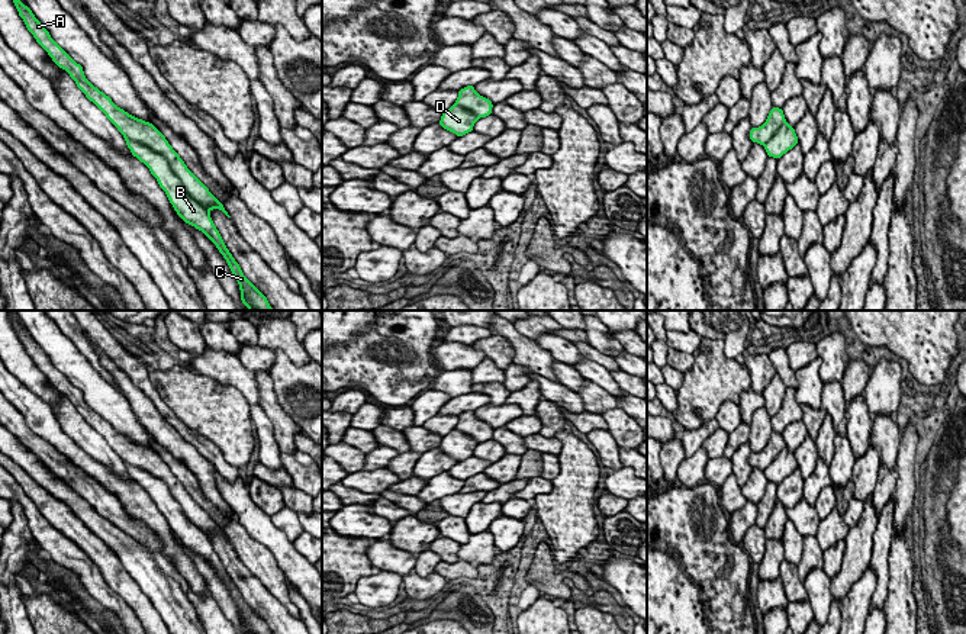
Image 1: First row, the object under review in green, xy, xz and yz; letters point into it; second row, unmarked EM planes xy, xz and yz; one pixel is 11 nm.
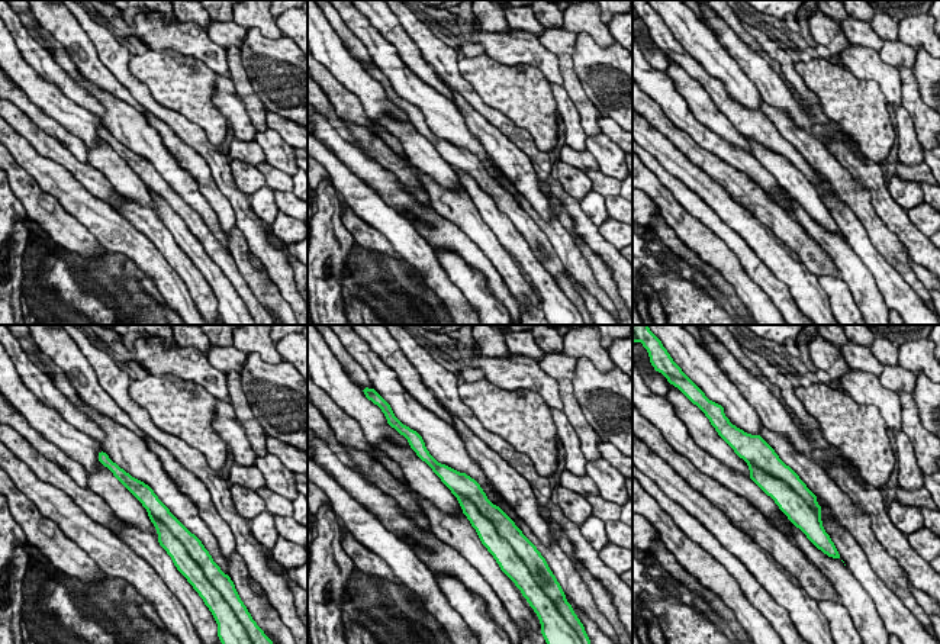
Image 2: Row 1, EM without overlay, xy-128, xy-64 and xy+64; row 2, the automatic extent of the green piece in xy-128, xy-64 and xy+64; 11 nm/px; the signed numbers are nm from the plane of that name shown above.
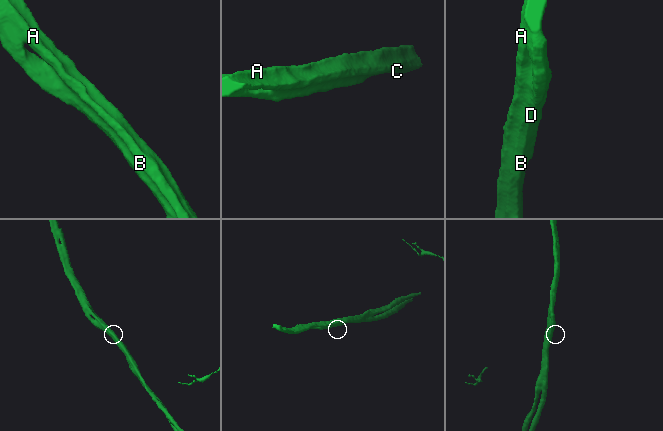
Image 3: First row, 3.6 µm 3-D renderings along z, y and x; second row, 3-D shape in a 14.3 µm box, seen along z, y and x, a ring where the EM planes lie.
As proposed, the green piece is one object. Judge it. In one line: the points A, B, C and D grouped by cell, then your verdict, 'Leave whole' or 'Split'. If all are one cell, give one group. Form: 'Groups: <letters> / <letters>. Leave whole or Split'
Groups: A / B C D. Split

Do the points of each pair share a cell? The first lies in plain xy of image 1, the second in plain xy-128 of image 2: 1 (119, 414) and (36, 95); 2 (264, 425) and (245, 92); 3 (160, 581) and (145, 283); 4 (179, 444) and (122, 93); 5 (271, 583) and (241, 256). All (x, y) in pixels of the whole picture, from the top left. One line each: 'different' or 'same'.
1: different
2: different
3: same
4: different
5: same

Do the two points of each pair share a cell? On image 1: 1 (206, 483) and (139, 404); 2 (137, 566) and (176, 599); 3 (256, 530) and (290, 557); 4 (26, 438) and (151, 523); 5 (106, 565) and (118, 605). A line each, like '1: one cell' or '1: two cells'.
1: one cell
2: one cell
3: one cell
4: two cells
5: two cells

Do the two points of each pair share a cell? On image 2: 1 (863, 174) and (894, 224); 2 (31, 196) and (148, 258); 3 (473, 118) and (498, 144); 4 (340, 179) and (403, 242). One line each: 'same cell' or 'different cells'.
1: same cell
2: different cells
3: same cell
4: same cell

